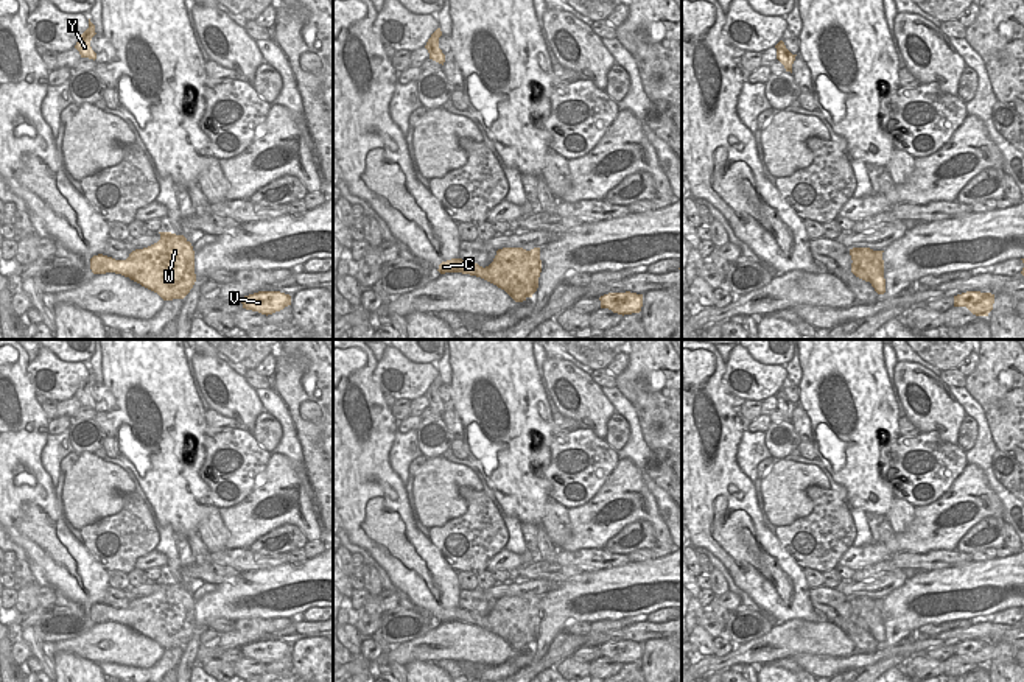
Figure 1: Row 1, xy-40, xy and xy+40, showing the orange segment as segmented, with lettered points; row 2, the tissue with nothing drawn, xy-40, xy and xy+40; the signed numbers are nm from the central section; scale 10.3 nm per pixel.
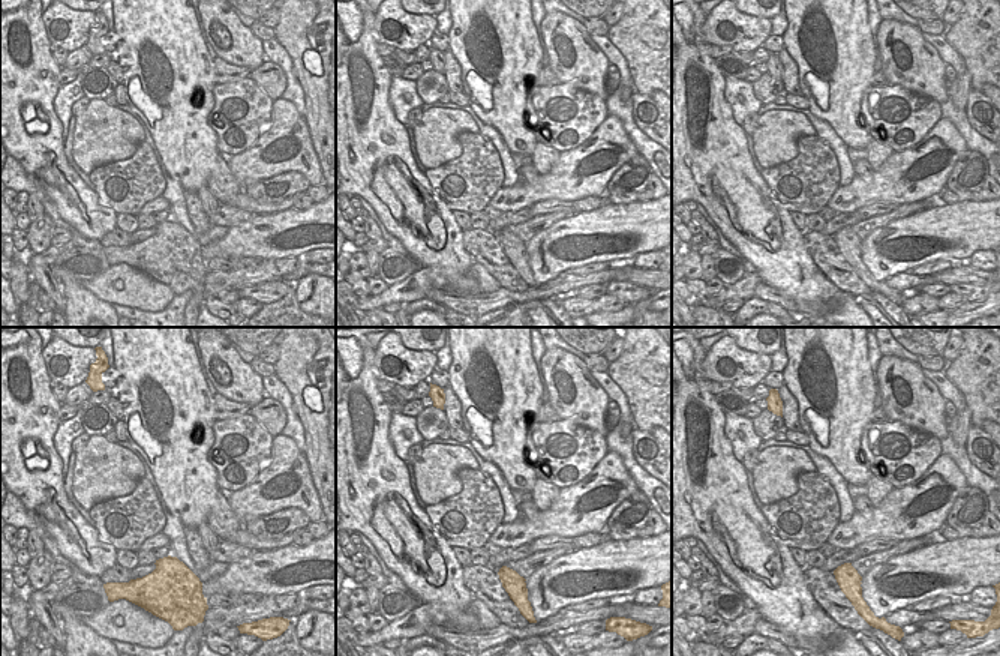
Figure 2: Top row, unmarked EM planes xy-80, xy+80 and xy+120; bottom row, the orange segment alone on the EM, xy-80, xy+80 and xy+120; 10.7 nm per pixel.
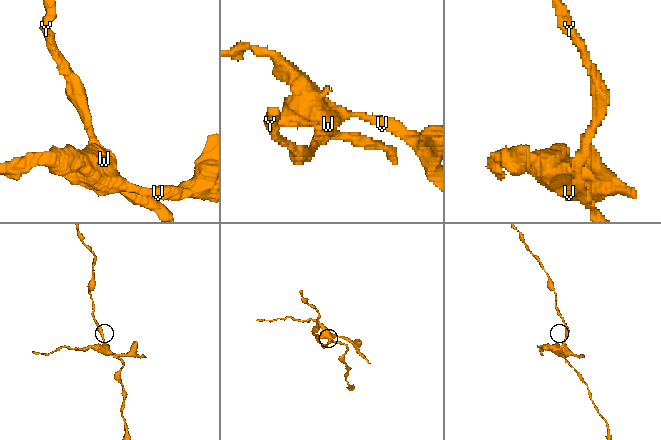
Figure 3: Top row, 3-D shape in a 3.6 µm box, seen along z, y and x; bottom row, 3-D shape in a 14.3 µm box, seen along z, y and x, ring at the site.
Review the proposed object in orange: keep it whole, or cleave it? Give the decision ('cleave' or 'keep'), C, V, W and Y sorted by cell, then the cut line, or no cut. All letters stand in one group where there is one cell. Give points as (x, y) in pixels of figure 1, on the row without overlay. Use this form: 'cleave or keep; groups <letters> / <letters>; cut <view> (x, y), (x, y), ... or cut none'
cleave; groups C V W / Y; cut xy+40 (852, 598), (852, 603), (870, 629)

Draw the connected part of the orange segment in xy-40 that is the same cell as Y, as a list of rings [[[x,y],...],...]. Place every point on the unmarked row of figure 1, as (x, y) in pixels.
[[[89,367],[89,377],[79,385],[75,397],[79,400],[81,406],[96,408],[96,402],[90,395],[90,389],[95,385],[95,374]]]

